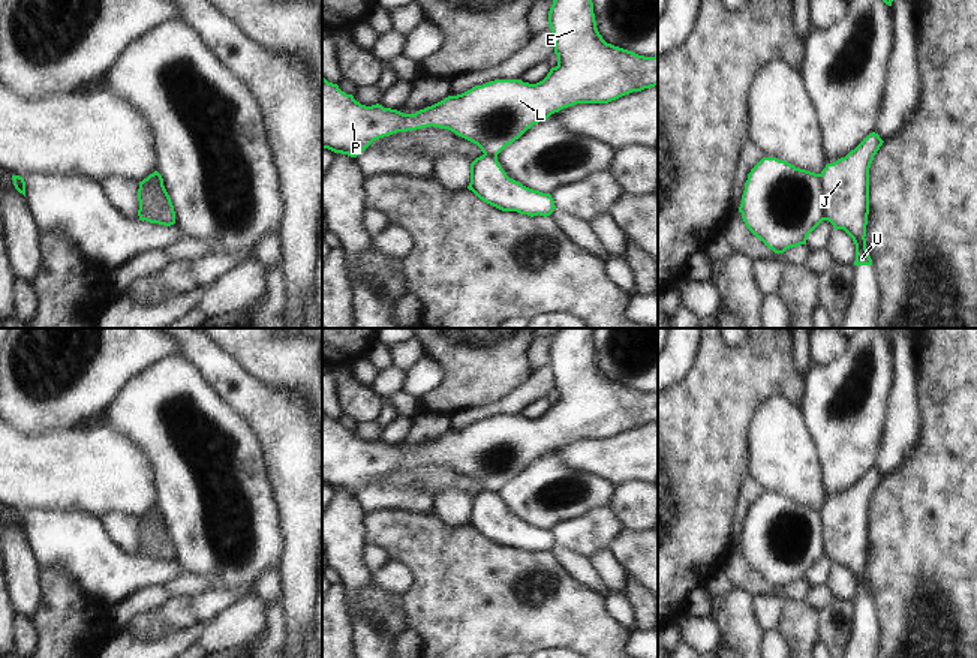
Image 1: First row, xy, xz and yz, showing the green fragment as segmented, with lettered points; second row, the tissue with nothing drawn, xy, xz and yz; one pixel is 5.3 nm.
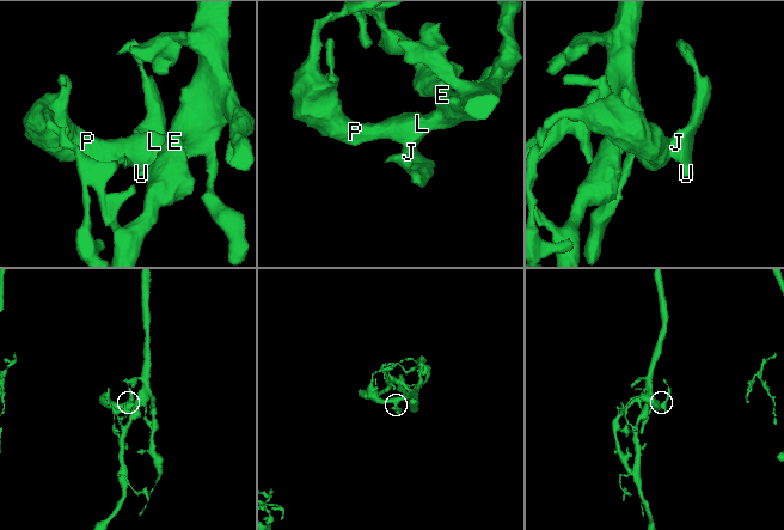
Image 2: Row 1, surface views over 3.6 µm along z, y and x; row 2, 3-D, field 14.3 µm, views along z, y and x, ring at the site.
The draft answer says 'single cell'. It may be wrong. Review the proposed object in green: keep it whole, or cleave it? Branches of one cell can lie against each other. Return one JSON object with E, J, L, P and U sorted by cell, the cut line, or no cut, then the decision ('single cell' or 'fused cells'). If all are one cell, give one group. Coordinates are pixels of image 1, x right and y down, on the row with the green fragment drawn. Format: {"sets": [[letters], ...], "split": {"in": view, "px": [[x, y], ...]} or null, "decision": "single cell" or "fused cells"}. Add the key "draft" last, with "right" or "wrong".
{"sets": [["E", "L", "P"], ["J", "U"]], "split": {"in": "yz", "px": [[818, 174], [826, 219]]}, "decision": "fused cells", "draft": "wrong"}

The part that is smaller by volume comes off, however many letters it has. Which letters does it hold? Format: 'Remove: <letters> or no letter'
Remove: J, U

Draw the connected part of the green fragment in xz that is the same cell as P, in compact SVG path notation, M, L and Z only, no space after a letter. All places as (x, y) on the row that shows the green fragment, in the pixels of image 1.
M553 0L548 24L554 36L557 66L551 67L542 81L529 84L521 79L494 79L462 94L448 96L415 114L403 114L379 103L361 105L352 94L346 94L322 76L322 148L357 157L379 138L433 126L448 129L477 144L484 154L497 157L533 124L563 108L577 103L608 103L632 91L658 85L658 55L644 57L607 43L596 28L592 0Z

